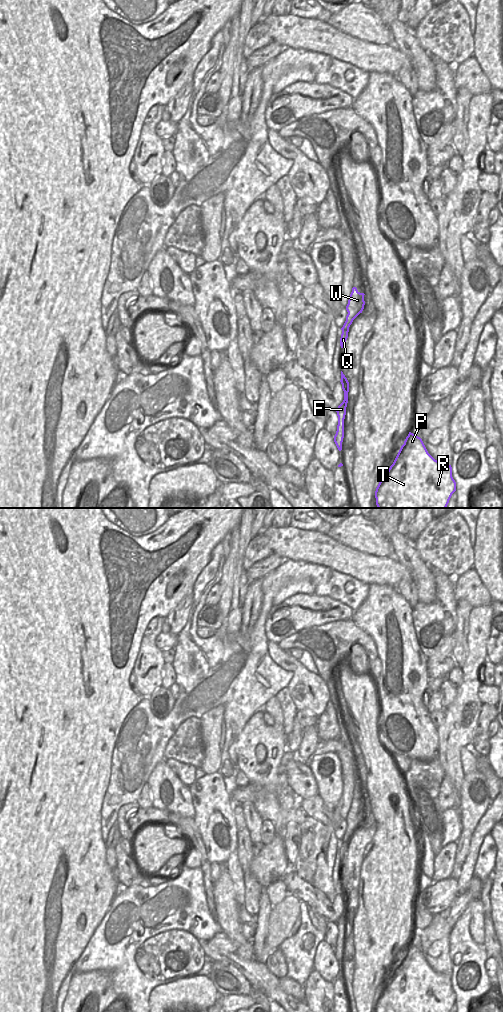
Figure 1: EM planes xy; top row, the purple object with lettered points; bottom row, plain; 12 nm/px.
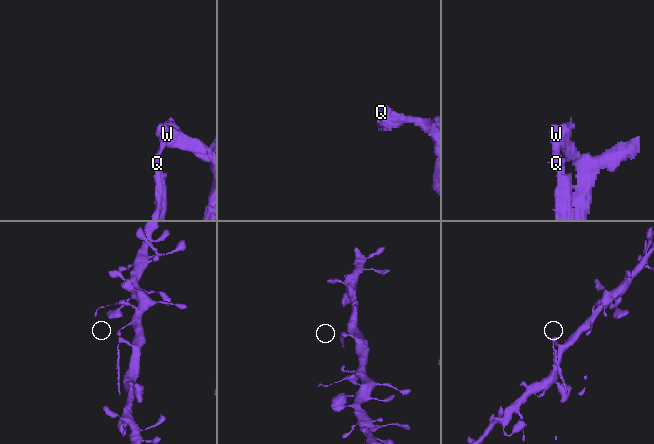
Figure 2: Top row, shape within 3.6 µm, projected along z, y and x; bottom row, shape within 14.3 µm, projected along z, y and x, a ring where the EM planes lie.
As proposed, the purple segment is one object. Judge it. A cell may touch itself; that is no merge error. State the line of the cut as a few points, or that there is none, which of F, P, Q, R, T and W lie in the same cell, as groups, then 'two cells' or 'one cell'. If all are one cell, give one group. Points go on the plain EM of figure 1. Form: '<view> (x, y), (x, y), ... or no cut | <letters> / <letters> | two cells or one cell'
xy (349, 837), (341, 841) | F Q / P R T W | two cells

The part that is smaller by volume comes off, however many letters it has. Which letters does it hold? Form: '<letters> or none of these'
F, Q

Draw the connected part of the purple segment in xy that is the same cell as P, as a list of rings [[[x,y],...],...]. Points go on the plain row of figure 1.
[[[409,944],[393,976],[380,992],[376,1012],[450,1012],[456,1003],[452,979],[435,972],[427,963],[422,951]]]

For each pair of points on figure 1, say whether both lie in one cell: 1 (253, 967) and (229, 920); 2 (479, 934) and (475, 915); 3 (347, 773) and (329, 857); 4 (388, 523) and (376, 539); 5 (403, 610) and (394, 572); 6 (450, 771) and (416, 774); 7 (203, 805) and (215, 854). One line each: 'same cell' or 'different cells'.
1: different cells
2: same cell
3: same cell
4: different cells
5: different cells
6: different cells
7: same cell

